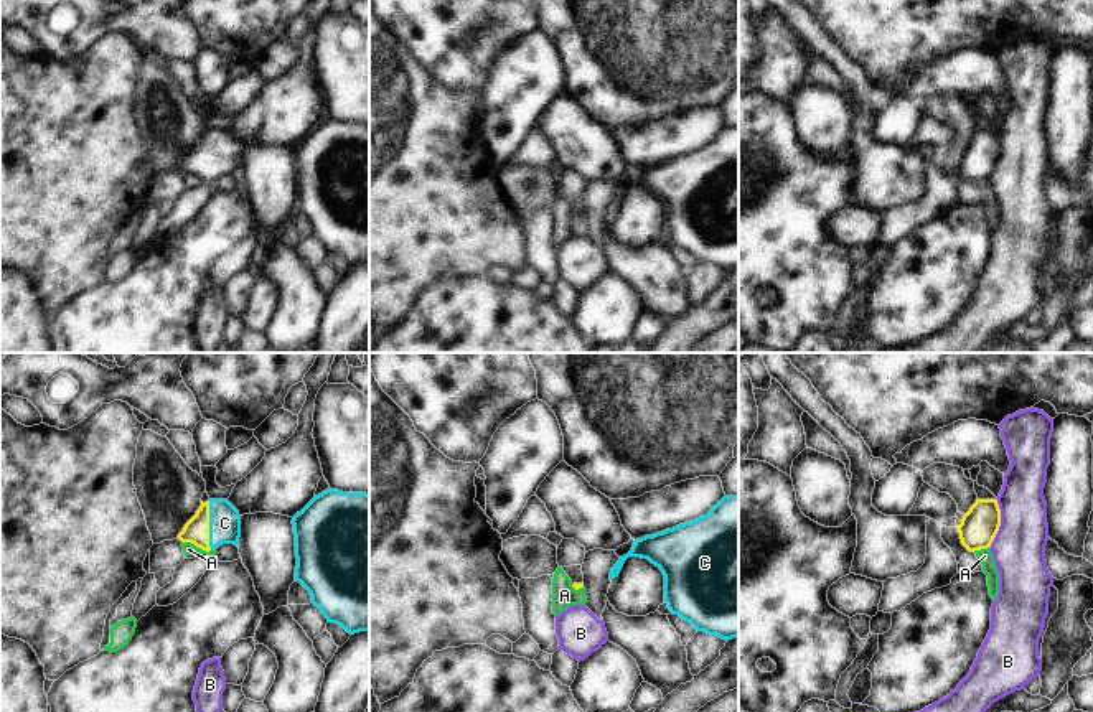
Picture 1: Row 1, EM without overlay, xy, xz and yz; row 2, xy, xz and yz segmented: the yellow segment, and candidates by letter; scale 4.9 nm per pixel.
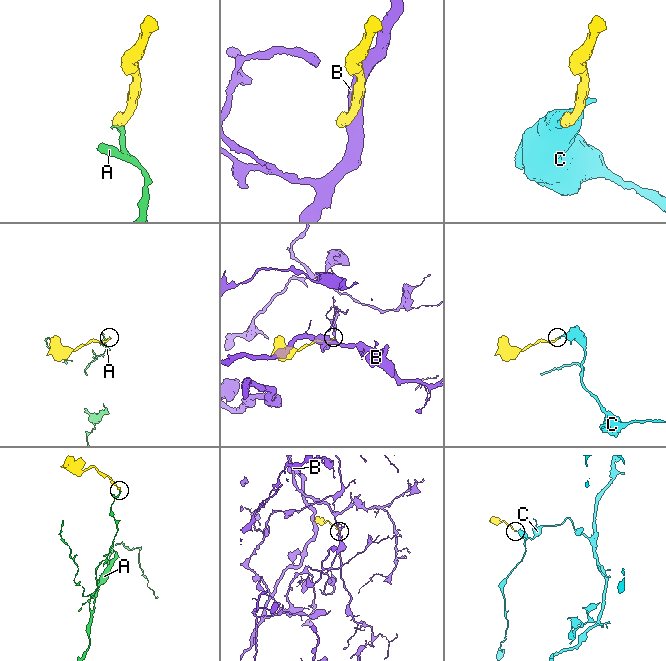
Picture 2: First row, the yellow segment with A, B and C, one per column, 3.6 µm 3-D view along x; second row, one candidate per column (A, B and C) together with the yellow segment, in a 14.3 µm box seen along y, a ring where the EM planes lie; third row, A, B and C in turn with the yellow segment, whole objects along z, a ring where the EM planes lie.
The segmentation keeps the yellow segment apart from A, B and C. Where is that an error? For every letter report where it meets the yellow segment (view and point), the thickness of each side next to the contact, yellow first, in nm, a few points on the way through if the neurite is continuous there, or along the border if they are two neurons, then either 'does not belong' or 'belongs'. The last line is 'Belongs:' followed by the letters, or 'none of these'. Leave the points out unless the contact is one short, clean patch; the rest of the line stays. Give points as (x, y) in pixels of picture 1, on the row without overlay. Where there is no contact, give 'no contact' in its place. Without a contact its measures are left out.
A: meets yellow in xy at (198, 177); 130 nm thick on the yellow side, 60 nm on the other; border along xy (183, 172), (190, 172), (206, 182), (211, 180); does not belong
B: meets yellow in yz at (999, 154); 180 nm thick on the yellow side, 260 nm on the other; does not belong
C: meets yellow in xy at (208, 155); 130 nm thick on the yellow side, 160 nm on the other; runs through xy (197, 162), (208, 155), (225, 154); belongs
Belongs: C

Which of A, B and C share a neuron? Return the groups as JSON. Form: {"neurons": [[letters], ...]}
{"neurons": [["A"], ["B"], ["C"]]}

